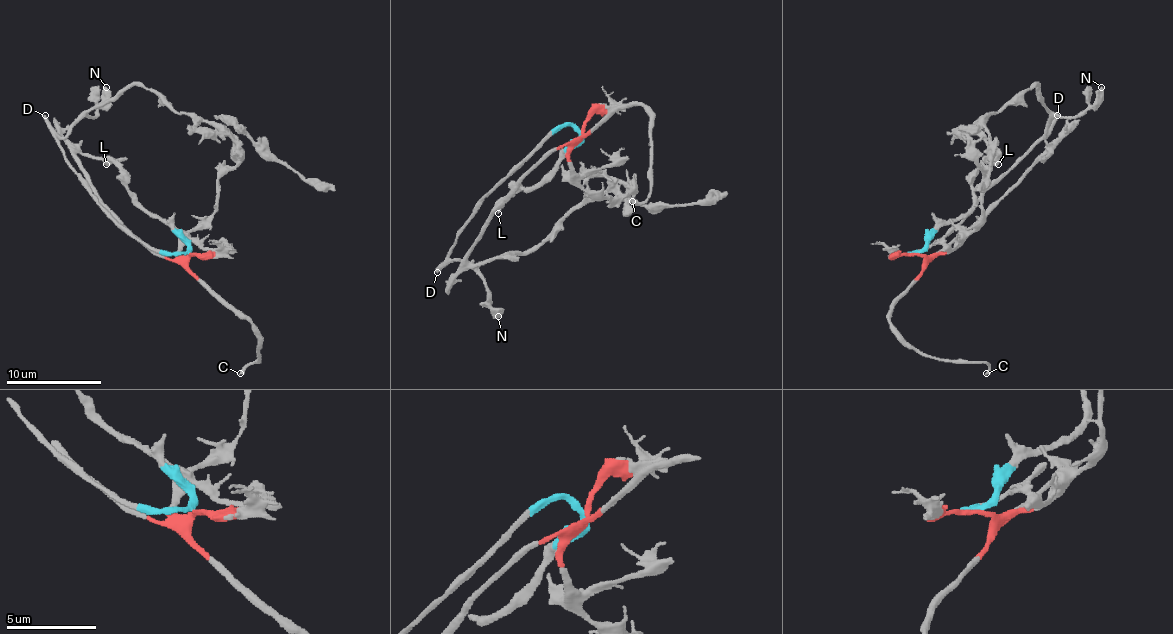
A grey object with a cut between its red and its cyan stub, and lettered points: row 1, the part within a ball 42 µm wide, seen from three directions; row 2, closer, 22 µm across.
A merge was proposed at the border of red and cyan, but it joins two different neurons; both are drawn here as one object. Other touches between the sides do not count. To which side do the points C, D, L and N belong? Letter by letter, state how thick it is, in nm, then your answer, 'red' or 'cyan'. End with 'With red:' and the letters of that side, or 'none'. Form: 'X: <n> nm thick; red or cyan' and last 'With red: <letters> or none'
C: 280 nm thick; red
D: 320 nm thick; cyan
L: 360 nm thick; cyan
N: 400 nm thick; cyan
With red: C

